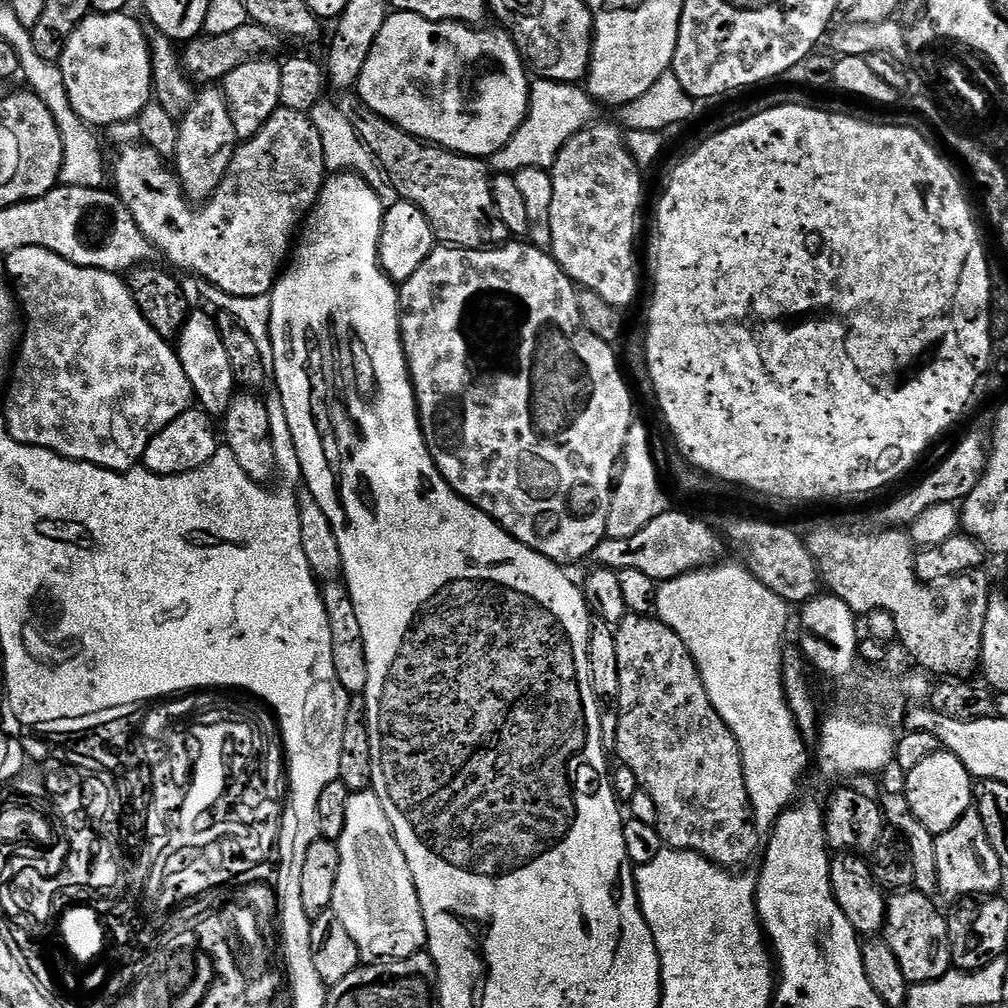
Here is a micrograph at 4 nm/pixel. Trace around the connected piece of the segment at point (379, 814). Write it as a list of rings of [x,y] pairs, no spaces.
[[[369,790],[367,792],[352,793],[350,802],[346,802],[346,830],[342,830],[338,843],[340,845],[338,882],[334,882],[334,898],[332,899],[330,911],[338,914],[338,922],[342,922],[342,926],[346,926],[347,932],[350,933],[350,938],[354,938],[354,946],[358,946],[361,961],[387,962],[390,960],[405,960],[414,955],[415,952],[421,951],[428,943],[428,931],[426,930],[426,922],[422,914],[422,906],[416,893],[414,878],[410,874],[410,866],[406,862],[406,854],[402,854],[402,846],[398,846],[398,838],[390,826],[390,818],[386,818],[386,810],[383,808],[376,792]]]

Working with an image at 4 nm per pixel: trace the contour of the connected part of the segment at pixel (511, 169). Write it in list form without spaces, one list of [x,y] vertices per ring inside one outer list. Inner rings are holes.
[[[537,79],[530,88],[528,101],[528,117],[522,126],[512,135],[510,142],[489,157],[489,167],[498,174],[514,174],[523,168],[551,169],[556,155],[589,124],[593,123],[592,116],[598,111],[598,105],[583,87],[575,84],[560,84],[553,80]]]

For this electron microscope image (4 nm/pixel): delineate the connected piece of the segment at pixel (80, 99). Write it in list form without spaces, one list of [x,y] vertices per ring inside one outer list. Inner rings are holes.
[[[124,12],[114,14],[90,14],[70,34],[59,58],[66,94],[70,94],[70,106],[89,126],[109,126],[112,123],[135,120],[141,110],[153,99],[152,53],[148,50],[149,37],[144,36],[140,24],[134,17]]]

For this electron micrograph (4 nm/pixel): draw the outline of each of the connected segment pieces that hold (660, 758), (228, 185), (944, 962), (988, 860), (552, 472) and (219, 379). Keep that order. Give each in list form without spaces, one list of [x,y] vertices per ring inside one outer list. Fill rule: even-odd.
[[[629,614],[621,624],[615,625],[614,631],[620,683],[620,717],[614,752],[620,755],[619,763],[634,770],[642,791],[654,798],[655,825],[669,849],[696,852],[725,870],[743,869],[740,867],[751,858],[762,836],[752,816],[740,747],[718,710],[714,710],[690,650],[655,615]]]
[[[283,106],[276,109],[266,126],[262,126],[262,130],[254,134],[254,138],[243,141],[237,147],[224,181],[220,183],[212,199],[201,207],[204,208],[201,212],[192,209],[195,207],[185,196],[180,186],[180,178],[170,167],[169,161],[159,156],[147,144],[130,144],[121,147],[117,152],[120,153],[117,154],[116,161],[113,164],[111,161],[110,164],[110,180],[111,183],[112,180],[116,183],[114,191],[120,201],[127,206],[130,214],[134,214],[138,230],[146,234],[153,249],[159,255],[161,252],[173,269],[197,272],[206,283],[213,284],[220,292],[225,292],[223,295],[228,298],[254,298],[271,293],[289,259],[294,237],[306,214],[316,205],[326,179],[323,142],[311,115]]]
[[[915,890],[889,895],[886,900],[883,939],[897,959],[909,985],[925,984],[942,978],[952,968],[948,916],[936,909],[937,901]]]
[[[969,810],[965,816],[958,818],[958,822],[954,822],[954,826],[950,826],[950,830],[939,833],[934,851],[938,857],[938,886],[941,897],[949,896],[952,900],[959,896],[984,898],[1001,891],[1000,883],[1004,880],[1006,868],[1001,864],[1000,856],[990,842],[979,812]]]
[[[505,242],[491,250],[478,248],[454,248],[437,246],[430,258],[414,270],[414,275],[399,285],[400,293],[400,341],[408,363],[408,376],[416,392],[416,408],[420,411],[420,429],[424,432],[424,445],[434,458],[438,470],[450,487],[463,500],[469,500],[508,531],[515,540],[534,549],[548,560],[561,566],[588,560],[593,550],[606,539],[606,518],[610,514],[610,502],[614,491],[614,477],[621,463],[626,434],[634,422],[632,396],[628,384],[620,373],[616,361],[617,349],[602,342],[582,322],[578,310],[578,288],[565,274],[562,266],[552,257],[551,251],[535,248],[527,242]]]
[[[193,311],[184,329],[178,333],[178,355],[180,365],[190,382],[194,400],[203,411],[213,418],[223,417],[224,411],[230,406],[234,393],[237,391],[234,382],[234,370],[230,370],[230,358],[222,347],[222,338],[216,329],[216,321],[204,312]]]

